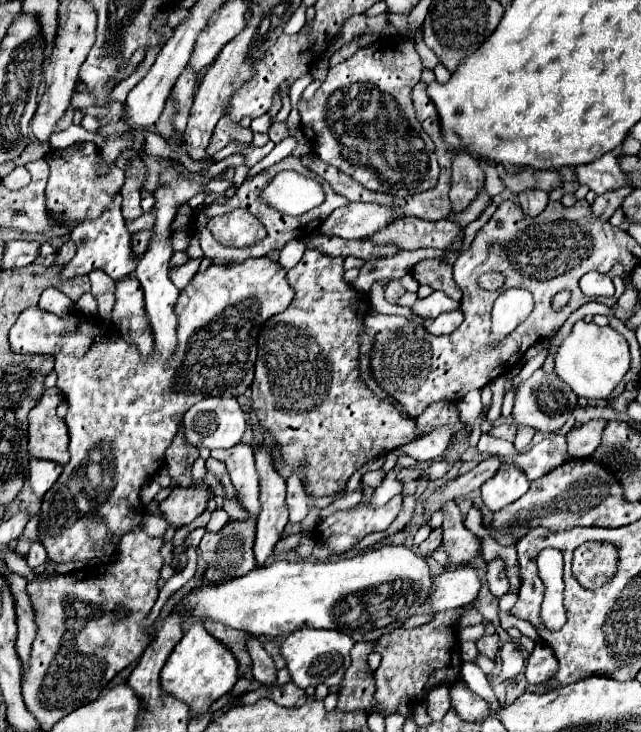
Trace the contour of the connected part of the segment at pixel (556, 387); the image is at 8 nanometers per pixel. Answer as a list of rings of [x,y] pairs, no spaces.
[[[538,368],[526,382],[518,384],[514,390],[514,410],[512,410],[512,418],[516,424],[522,426],[530,426],[534,430],[540,432],[556,432],[564,426],[564,422],[568,420],[568,416],[572,414],[574,406],[576,406],[576,394],[572,394],[572,390],[568,390],[568,386],[564,386],[564,382],[560,382],[560,378],[556,378],[556,374],[546,374],[542,368]]]

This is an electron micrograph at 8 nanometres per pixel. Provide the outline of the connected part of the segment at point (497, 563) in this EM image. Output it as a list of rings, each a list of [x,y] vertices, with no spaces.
[[[502,558],[488,562],[488,588],[496,598],[506,594],[506,562]]]

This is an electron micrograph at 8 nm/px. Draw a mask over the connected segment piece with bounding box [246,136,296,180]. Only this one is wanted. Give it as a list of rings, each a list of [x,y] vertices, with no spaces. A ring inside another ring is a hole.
[[[292,136],[284,138],[280,144],[276,144],[276,146],[274,146],[274,150],[272,150],[272,152],[270,152],[266,158],[262,158],[262,160],[260,160],[260,162],[258,162],[254,168],[250,168],[250,172],[248,172],[246,180],[248,180],[248,178],[252,178],[252,176],[256,176],[256,174],[260,174],[262,170],[266,170],[266,168],[270,168],[270,166],[278,164],[282,158],[290,156],[294,148],[296,148],[296,140],[294,140]]]

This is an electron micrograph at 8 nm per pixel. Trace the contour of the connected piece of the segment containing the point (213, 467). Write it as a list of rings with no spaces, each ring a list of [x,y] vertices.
[[[209,457],[206,460],[206,468],[214,474],[219,483],[225,488],[227,498],[234,499],[235,490],[226,471],[225,465],[222,462]]]

